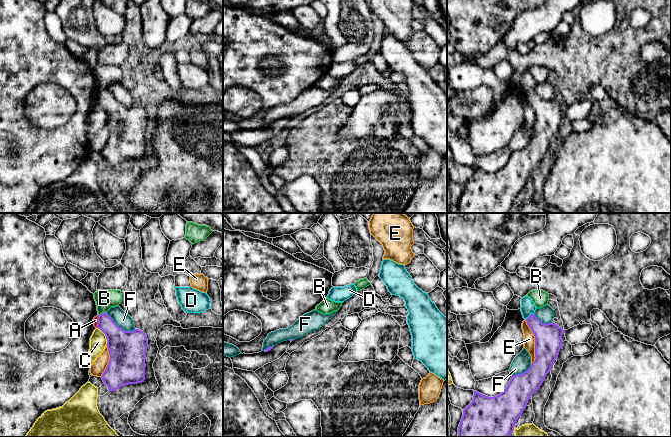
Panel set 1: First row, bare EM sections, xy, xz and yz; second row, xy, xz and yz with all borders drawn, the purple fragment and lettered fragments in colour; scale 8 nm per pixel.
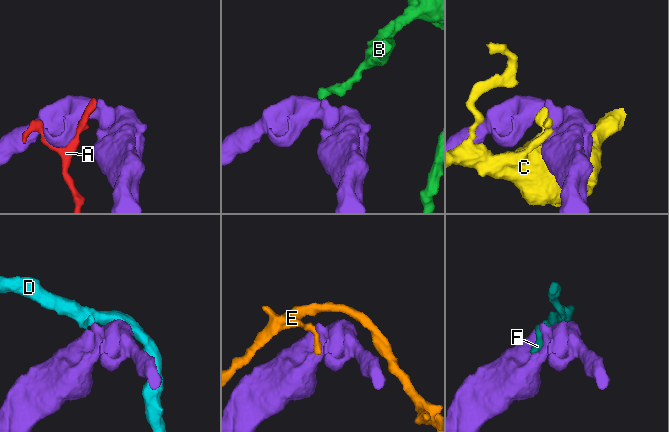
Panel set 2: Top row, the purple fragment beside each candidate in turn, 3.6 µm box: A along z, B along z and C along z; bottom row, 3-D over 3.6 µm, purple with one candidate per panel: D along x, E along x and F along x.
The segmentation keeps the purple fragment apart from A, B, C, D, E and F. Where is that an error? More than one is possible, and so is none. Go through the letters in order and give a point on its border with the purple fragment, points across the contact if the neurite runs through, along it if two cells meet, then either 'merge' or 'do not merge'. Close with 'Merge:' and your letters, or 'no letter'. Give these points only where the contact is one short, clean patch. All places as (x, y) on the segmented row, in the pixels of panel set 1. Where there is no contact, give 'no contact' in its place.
A: contact xy (98, 322); do not merge
B: contact xy (102, 313); border xy (106, 311), (98, 315); do not merge
C: contact xy (105, 335); do not merge
D: contact yz (530, 315); border yz (533, 313), (525, 319); do not merge
E: contact yz (535, 342); border yz (525, 320), (534, 336), (535, 360), (531, 364); do not merge
F: contact xy (119, 327); do not merge
Merge: no letter

